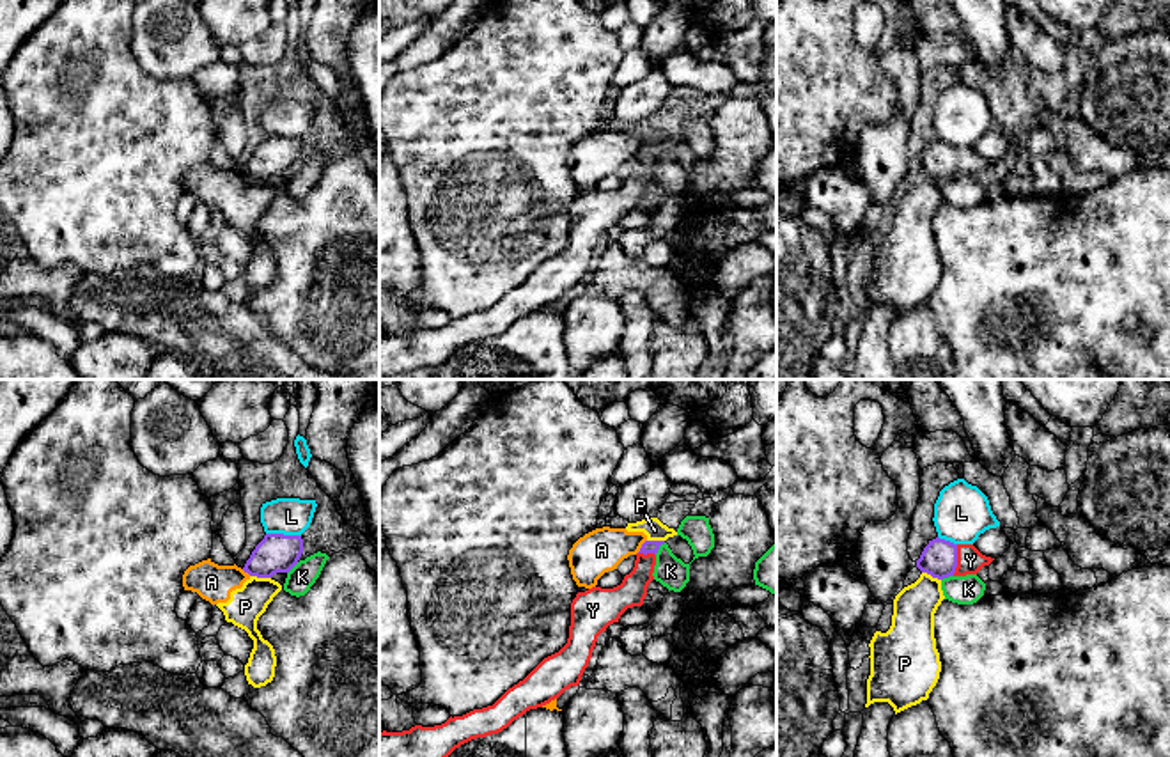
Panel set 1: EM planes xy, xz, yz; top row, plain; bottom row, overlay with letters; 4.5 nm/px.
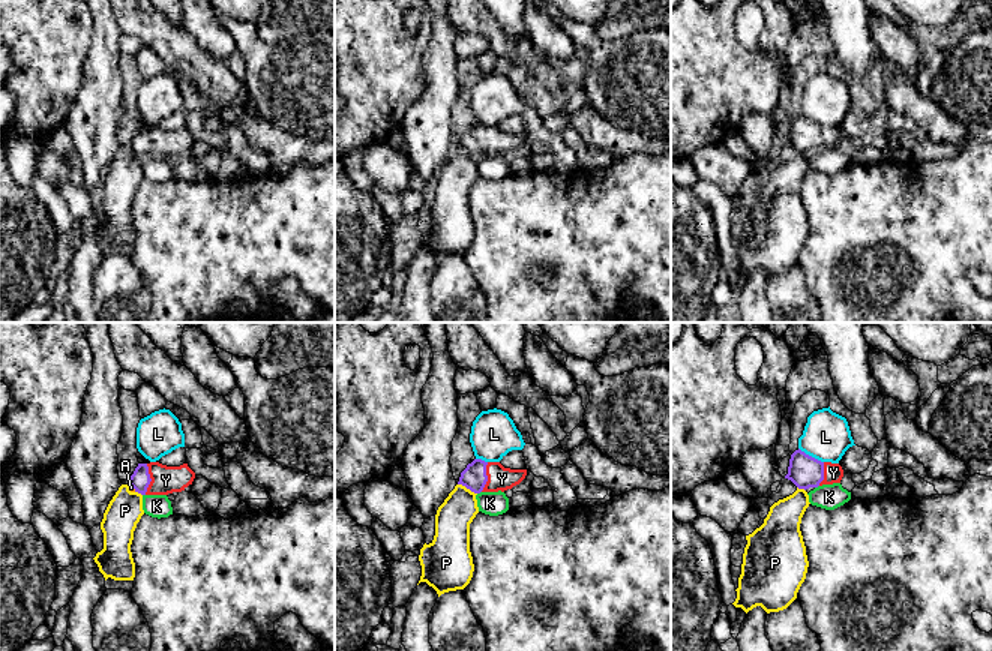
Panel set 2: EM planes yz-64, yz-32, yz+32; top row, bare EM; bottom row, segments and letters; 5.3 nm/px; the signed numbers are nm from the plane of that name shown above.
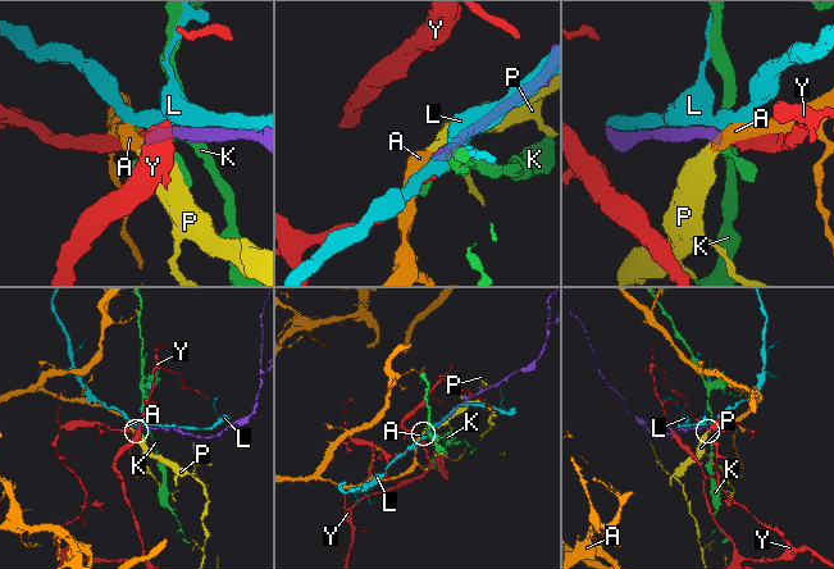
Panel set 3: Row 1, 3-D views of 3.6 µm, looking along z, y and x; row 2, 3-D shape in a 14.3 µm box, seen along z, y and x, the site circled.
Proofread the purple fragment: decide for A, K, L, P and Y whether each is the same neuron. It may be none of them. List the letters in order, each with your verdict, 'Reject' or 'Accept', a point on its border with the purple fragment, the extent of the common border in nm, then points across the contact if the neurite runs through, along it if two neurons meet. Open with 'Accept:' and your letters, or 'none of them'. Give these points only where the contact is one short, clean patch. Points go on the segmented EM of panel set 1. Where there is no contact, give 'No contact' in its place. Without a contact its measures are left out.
Accept: Y
A: Reject. Touches purple at xz (642, 546). Shared border 80 nm. Boundary: xz (646, 539), (637, 552)
K: Reject. Touches purple at xz (658, 548). Shared border 80 nm. Boundary: xz (665, 543), (655, 554)
L: Reject. Touches purple at xy (282, 534). Shared border 160 nm
P: Reject. Touches purple at xy (261, 577). Shared border 100 nm. Boundary: xy (250, 575), (270, 578)
Y: Accept. Touches purple at yz (956, 561). Shared border 150 nm. Path across: yz (938, 559), (956, 561), (970, 561)

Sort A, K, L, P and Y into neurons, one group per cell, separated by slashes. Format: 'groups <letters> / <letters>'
groups A P / K / L / Y

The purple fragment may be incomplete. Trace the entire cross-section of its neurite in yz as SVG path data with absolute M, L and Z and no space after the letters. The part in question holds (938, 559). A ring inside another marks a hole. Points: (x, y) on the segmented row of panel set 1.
M932 539L924 548L916 567L932 578L977 574L994 558L982 555L973 544L954 544L945 539Z

